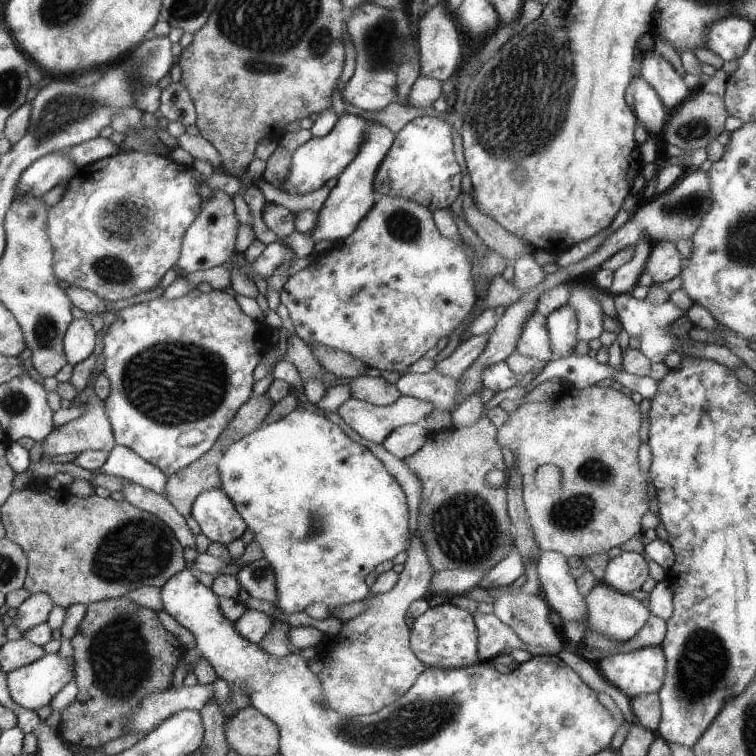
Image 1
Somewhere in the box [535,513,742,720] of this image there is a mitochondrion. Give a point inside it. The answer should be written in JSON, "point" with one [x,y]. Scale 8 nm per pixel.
{"point":[702,663]}

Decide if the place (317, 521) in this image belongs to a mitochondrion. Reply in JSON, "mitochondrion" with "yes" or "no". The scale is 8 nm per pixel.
{"mitochondrion":"yes"}

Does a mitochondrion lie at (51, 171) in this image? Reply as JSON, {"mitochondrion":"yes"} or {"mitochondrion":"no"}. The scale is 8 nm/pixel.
{"mitochondrion":"no"}

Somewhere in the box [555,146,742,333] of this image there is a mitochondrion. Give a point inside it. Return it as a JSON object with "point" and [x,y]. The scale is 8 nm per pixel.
{"point":[691,206]}

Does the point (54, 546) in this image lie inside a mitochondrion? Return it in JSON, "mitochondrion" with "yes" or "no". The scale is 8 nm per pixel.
{"mitochondrion":"no"}

